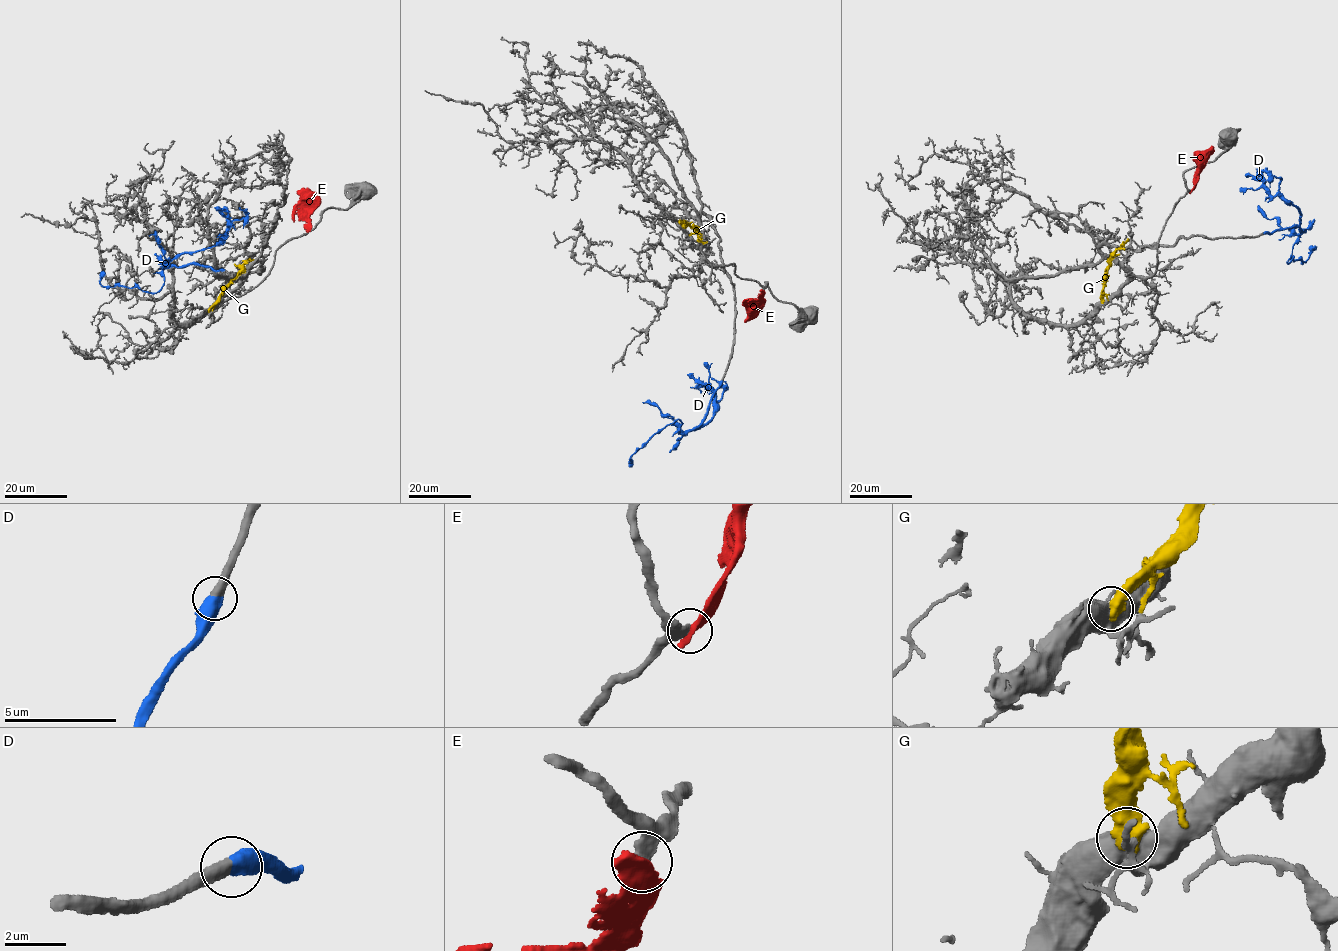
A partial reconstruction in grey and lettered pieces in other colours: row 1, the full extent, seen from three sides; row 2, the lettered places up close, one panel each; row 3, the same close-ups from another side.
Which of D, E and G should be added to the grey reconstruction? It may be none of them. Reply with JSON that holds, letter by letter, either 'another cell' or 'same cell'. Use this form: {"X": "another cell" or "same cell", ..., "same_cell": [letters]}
{"D": "same cell", "E": "another cell", "G": "another cell", "same_cell": ["D"]}

